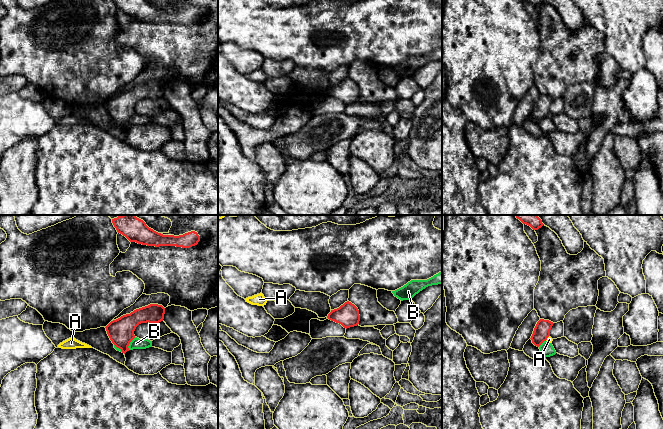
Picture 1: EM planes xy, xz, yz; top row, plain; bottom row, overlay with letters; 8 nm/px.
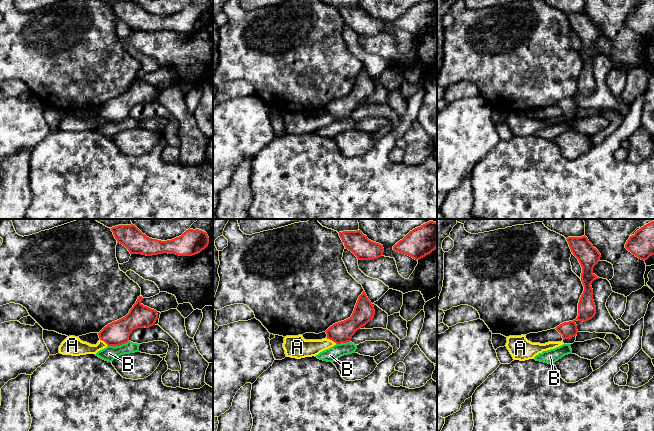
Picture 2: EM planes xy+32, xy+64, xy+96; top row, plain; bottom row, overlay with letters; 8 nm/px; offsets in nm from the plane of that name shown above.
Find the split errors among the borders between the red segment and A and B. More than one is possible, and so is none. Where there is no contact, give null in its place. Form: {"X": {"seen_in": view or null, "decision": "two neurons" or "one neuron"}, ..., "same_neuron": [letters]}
{"A": {"seen_in": "yz", "decision": "two neurons"}, "B": {"seen_in": "xy", "decision": "two neurons"}, "same_neuron": []}

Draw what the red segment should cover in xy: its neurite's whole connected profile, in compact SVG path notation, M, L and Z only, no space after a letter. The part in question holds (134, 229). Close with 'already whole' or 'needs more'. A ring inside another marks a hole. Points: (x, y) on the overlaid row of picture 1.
M122 215L112 219L117 232L125 236L130 242L147 246L176 246L190 248L200 241L197 232L191 231L183 235L163 235L149 228L146 223L135 215Z; already whole

